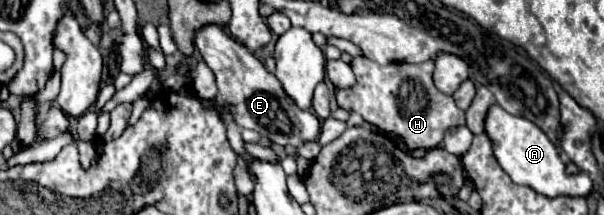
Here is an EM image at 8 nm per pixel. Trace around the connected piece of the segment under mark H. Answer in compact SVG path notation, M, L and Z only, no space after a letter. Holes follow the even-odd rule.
M358 56L354 58L352 68L356 74L356 86L350 90L338 90L338 106L348 112L358 112L368 124L376 126L378 132L394 138L406 152L414 152L418 148L438 148L446 130L466 124L466 116L462 110L458 110L454 98L442 94L434 86L432 60L422 64L380 66L364 56ZM404 84L410 86L410 102L400 98Z

